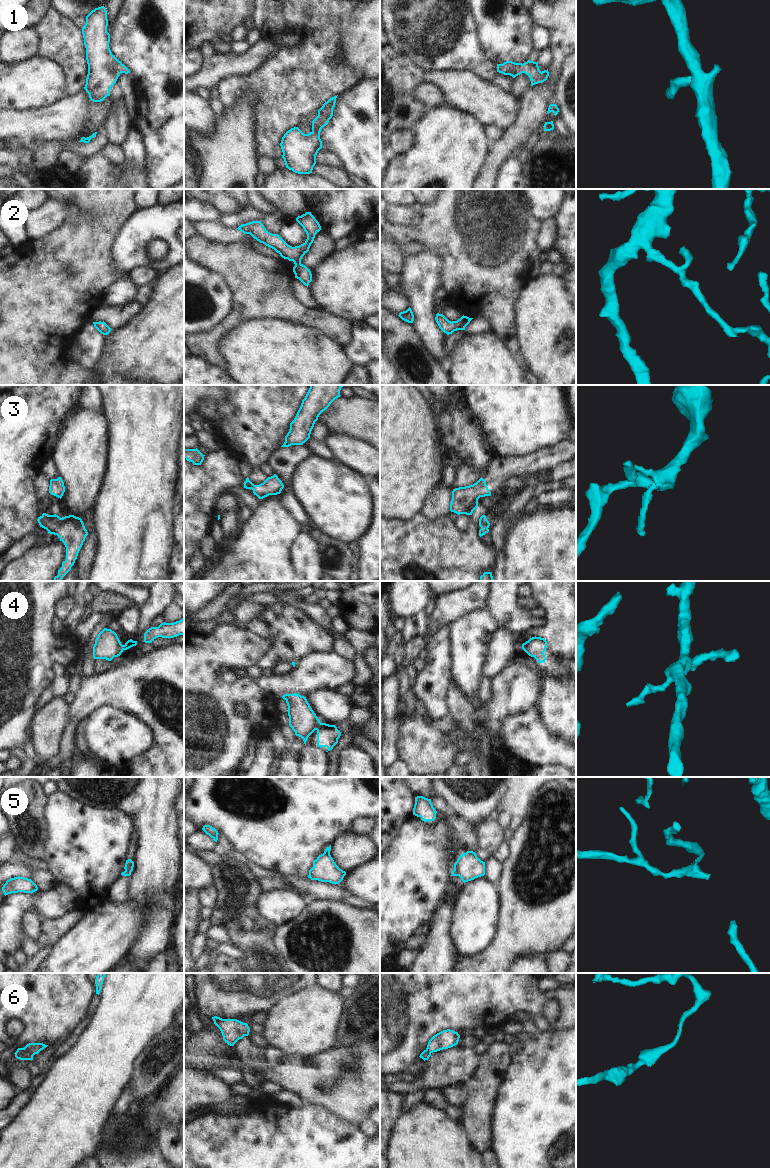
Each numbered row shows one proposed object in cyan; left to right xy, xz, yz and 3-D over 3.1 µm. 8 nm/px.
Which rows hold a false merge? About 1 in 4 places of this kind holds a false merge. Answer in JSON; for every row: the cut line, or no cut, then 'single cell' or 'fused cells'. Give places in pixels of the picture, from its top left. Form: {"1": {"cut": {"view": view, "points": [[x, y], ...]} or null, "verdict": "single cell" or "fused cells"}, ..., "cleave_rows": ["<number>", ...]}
{"1": {"cut": null, "verdict": "single cell"}, "2": {"cut": null, "verdict": "single cell"}, "3": {"cut": null, "verdict": "single cell"}, "4": {"cut": {"view": "xz", "points": [[321, 723], [315, 729]]}, "verdict": "fused cells"}, "5": {"cut": {"view": "yz", "points": [[455, 862], [459, 875]]}, "verdict": "fused cells"}, "6": {"cut": {"view": "xy", "points": [[23, 1048], [33, 1055]]}, "verdict": "fused cells"}, "cleave_rows": ["4", "5", "6"]}

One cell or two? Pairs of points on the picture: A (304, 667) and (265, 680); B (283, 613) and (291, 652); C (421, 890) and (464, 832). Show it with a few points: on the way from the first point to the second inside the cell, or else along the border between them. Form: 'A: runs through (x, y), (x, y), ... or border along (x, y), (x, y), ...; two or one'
A: runs through (294, 677), (290, 681), (275, 681); one
B: runs through (283, 623), (284, 642); one
C: runs through (421, 873), (421, 865), (447, 839); one

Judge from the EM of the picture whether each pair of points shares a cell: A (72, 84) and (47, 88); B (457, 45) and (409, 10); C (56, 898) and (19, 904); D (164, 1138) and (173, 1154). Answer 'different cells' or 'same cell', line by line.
A: different cells
B: same cell
C: same cell
D: same cell

